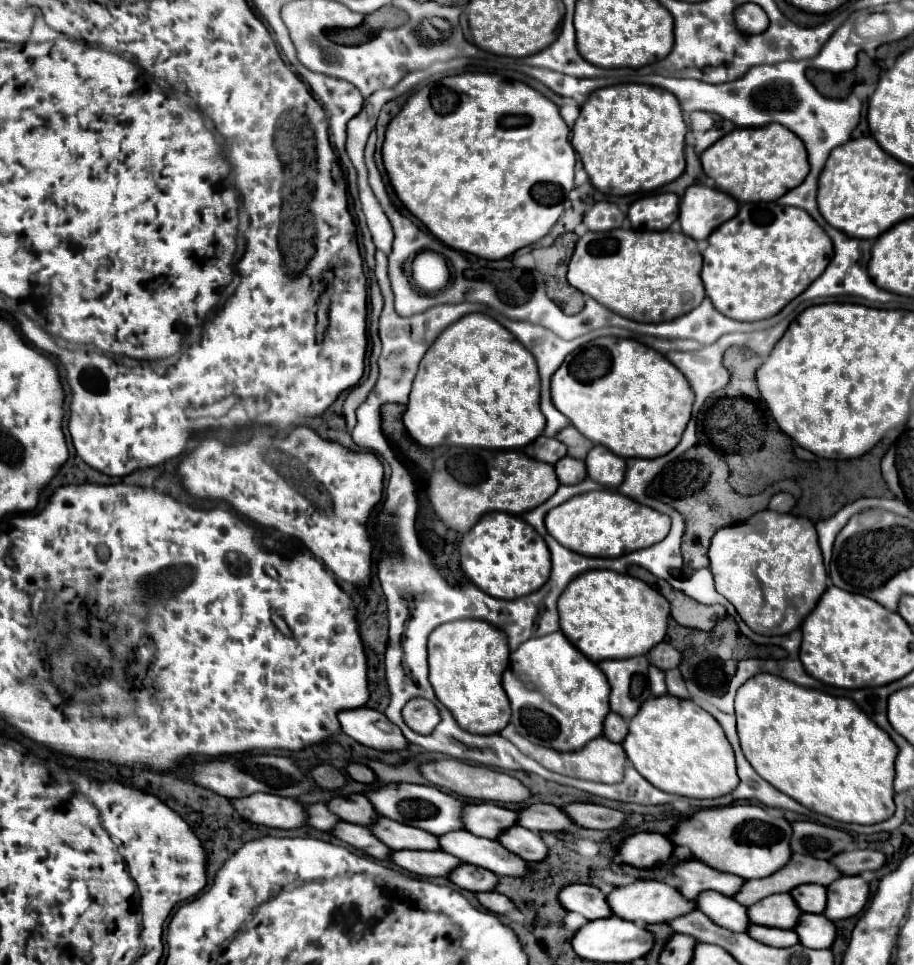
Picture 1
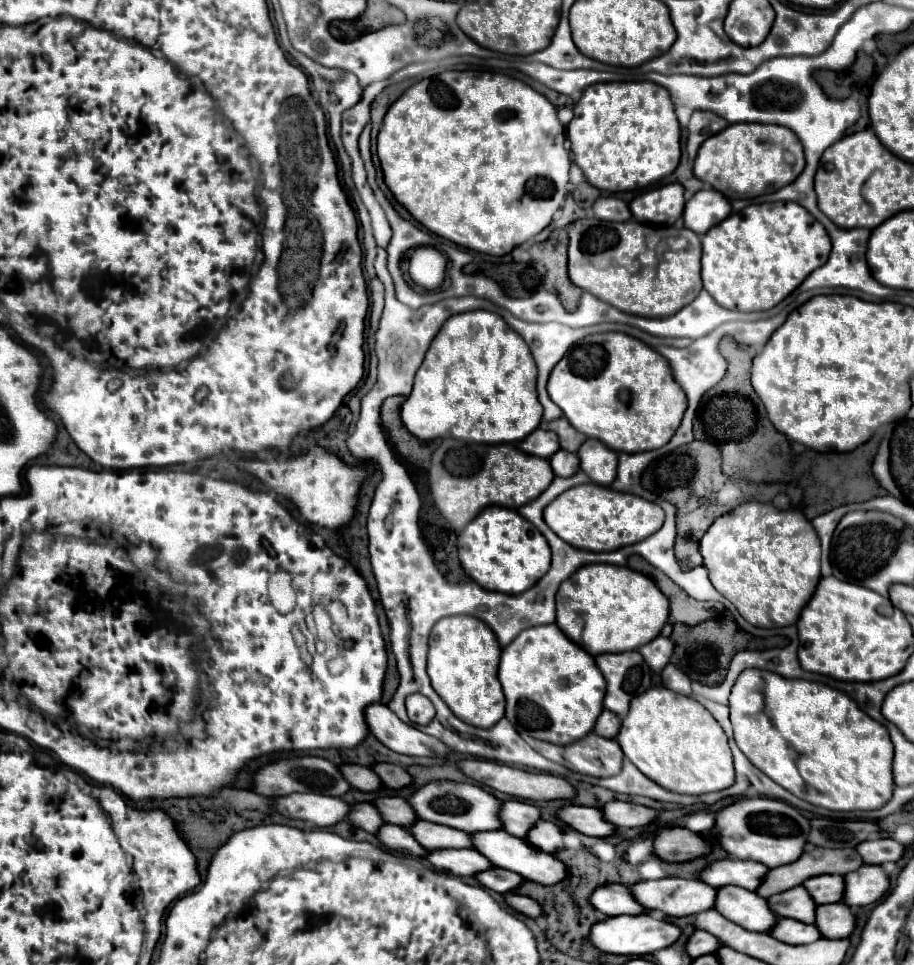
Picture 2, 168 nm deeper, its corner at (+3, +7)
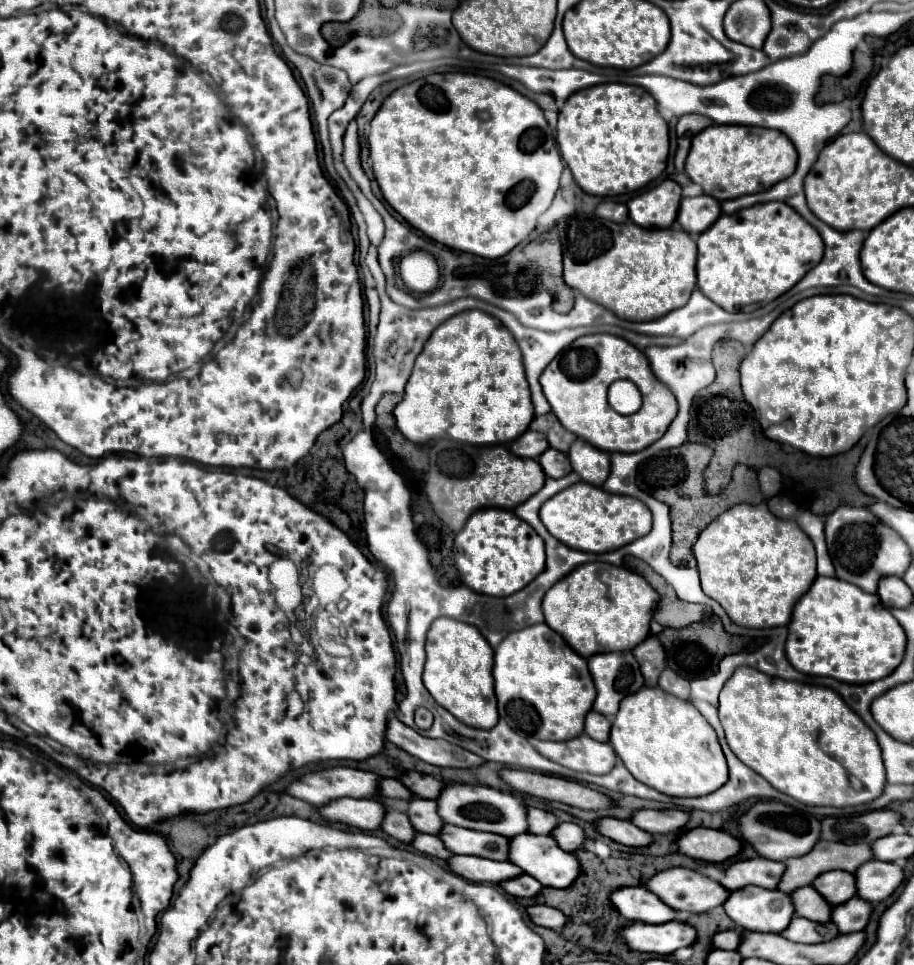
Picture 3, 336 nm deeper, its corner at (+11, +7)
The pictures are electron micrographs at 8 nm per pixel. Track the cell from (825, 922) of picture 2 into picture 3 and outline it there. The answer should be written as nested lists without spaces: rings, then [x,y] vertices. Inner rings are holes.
[[[850,898],[844,904],[832,906],[830,912],[830,920],[836,924],[840,934],[850,934],[850,932],[858,932],[864,930],[864,926],[868,924],[872,906],[868,902],[860,902],[860,898]]]

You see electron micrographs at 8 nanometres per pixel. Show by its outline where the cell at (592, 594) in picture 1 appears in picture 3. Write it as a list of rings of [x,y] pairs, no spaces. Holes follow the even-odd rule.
[[[606,562],[582,564],[556,582],[542,602],[546,624],[556,630],[580,656],[602,650],[632,650],[650,634],[650,620],[658,604],[658,594],[648,582],[626,568]]]

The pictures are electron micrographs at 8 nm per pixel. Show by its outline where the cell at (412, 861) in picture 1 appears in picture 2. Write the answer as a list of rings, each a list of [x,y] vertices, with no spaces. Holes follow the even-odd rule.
[[[432,850],[428,854],[430,864],[436,870],[454,874],[454,876],[476,876],[484,870],[492,868],[492,862],[488,862],[488,858],[484,858],[482,854],[478,854],[478,850]]]

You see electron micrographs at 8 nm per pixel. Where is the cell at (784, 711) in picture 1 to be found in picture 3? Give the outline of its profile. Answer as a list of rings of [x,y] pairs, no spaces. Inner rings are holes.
[[[740,666],[736,668],[736,672],[732,674],[732,678],[724,684],[722,692],[720,692],[720,722],[722,728],[726,732],[726,742],[732,748],[732,752],[752,770],[756,770],[762,778],[766,778],[776,790],[792,796],[794,800],[808,804],[808,806],[832,806],[832,804],[844,804],[844,806],[836,806],[836,808],[844,808],[845,806],[858,806],[858,804],[866,804],[876,800],[878,796],[882,796],[882,790],[886,786],[886,772],[884,772],[884,764],[882,764],[882,756],[880,756],[880,746],[876,742],[874,732],[862,722],[860,716],[854,714],[854,710],[850,710],[846,706],[846,702],[832,690],[826,686],[814,686],[814,684],[802,684],[802,682],[790,682],[790,680],[780,680],[780,678],[772,678],[756,668],[746,668]]]

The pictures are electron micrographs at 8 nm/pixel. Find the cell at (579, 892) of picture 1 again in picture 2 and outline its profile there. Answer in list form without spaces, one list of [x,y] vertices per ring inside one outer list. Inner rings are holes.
[[[606,884],[596,888],[596,892],[590,898],[590,904],[606,916],[638,916],[646,912],[644,906],[640,906],[636,898],[632,898],[630,888],[622,884]]]

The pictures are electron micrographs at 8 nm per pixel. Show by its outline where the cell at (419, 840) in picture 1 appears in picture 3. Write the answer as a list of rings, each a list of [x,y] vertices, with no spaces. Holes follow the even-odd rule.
[[[444,824],[438,836],[452,854],[470,854],[490,860],[506,860],[508,838],[500,834],[476,832],[476,830]]]

